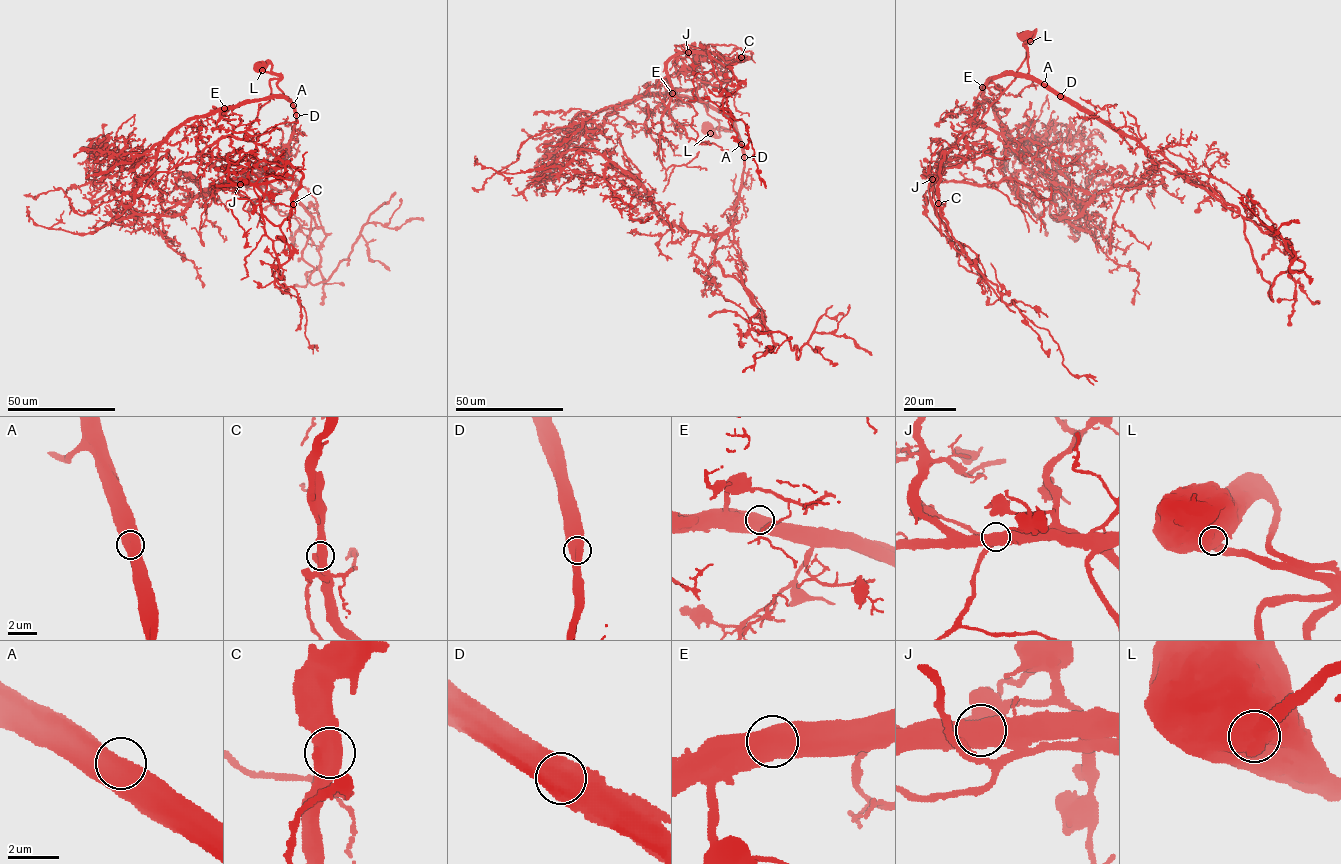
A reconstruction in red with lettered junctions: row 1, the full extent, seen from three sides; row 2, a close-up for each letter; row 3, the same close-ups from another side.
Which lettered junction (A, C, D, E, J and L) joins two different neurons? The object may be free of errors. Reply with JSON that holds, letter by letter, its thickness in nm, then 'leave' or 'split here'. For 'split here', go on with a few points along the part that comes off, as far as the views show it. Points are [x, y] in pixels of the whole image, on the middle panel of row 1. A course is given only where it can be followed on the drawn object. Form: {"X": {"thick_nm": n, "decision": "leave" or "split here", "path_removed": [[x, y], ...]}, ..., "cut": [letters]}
{"A": {"thick_nm": 700, "decision": "leave"}, "C": {"thick_nm": 650, "decision": "leave"}, "D": {"thick_nm": 750, "decision": "leave"}, "E": {"thick_nm": 800, "decision": "leave"}, "J": {"thick_nm": 600, "decision": "leave"}, "L": {"thick_nm": 800, "decision": "split here", "path_removed": [[710, 132], [729, 130], [717, 129], [692, 92], [703, 85], [702, 49], [726, 109], [744, 123], [766, 188]]}, "cut": ["L"]}

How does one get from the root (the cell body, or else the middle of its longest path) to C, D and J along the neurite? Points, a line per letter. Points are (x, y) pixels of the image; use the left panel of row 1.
C: (259, 64), (280, 77), (269, 81), (269, 100), (259, 108), (244, 137), (262, 144), (302, 174), (293, 204)
D: (259, 64), (265, 71), (280, 77), (277, 87), (293, 105), (296, 115)
J: (259, 64), (280, 77), (269, 81), (269, 100), (244, 133), (255, 143), (255, 162), (248, 181), (240, 184)

